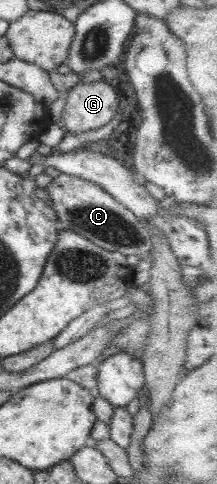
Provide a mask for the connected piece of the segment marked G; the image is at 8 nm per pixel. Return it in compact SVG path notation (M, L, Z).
M105 80L79 82L66 96L60 124L66 134L81 134L106 125L120 110L115 89Z

